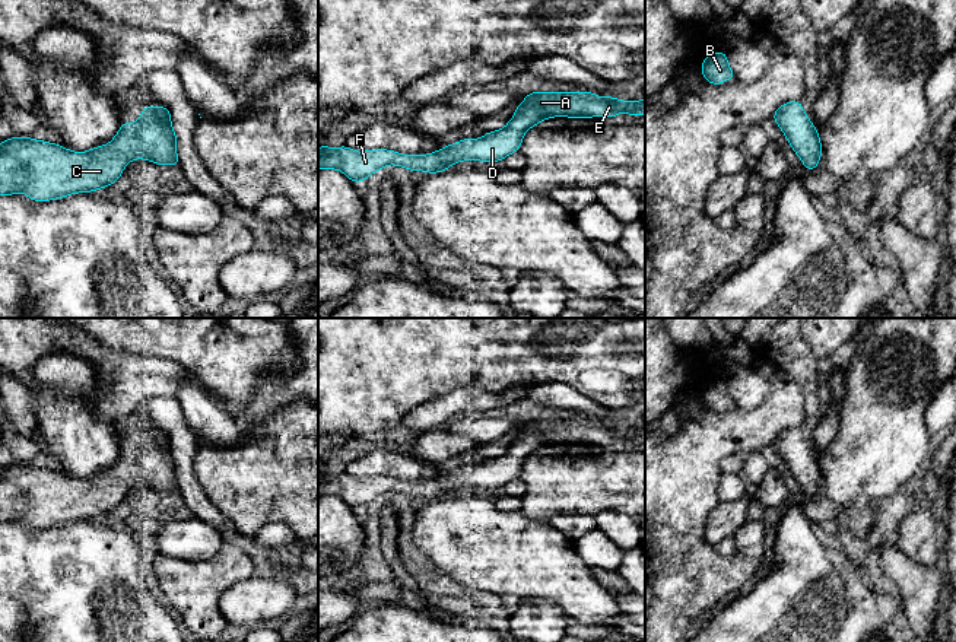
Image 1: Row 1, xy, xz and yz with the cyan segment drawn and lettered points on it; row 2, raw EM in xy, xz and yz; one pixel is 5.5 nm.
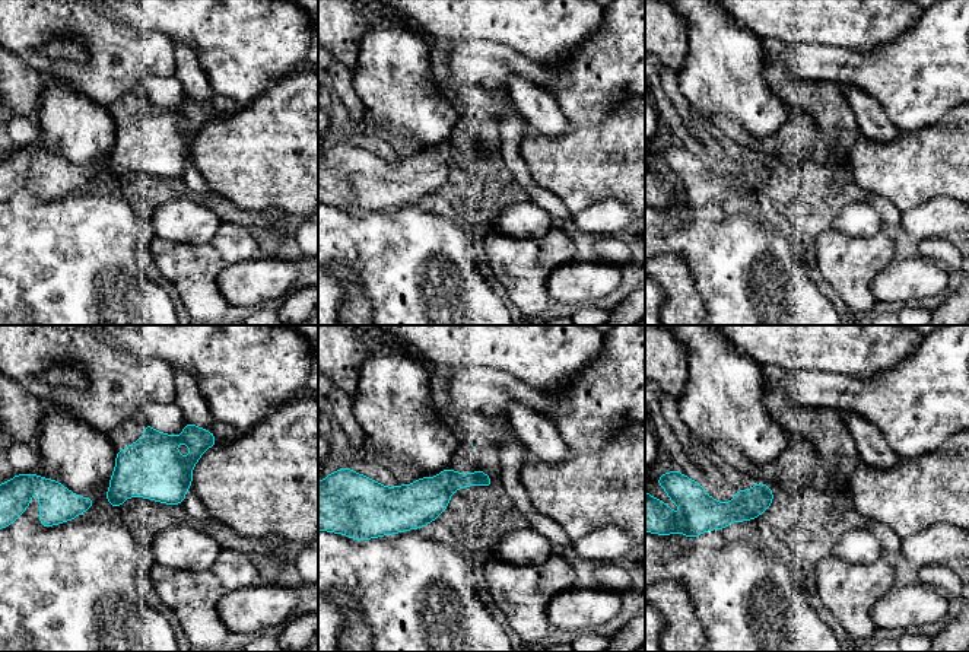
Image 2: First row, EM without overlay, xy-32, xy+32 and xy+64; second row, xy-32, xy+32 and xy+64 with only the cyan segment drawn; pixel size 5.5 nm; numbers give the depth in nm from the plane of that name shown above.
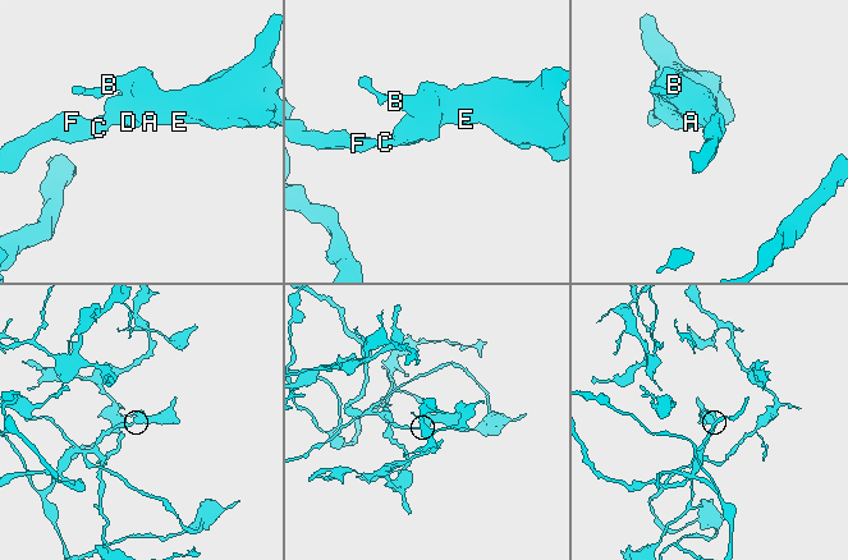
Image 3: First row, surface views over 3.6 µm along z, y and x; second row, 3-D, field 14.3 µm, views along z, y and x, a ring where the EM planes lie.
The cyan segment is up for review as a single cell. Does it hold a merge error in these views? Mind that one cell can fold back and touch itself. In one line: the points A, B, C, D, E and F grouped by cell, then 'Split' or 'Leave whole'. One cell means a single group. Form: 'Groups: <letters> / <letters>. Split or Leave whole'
Groups: A B C D E F. Leave whole

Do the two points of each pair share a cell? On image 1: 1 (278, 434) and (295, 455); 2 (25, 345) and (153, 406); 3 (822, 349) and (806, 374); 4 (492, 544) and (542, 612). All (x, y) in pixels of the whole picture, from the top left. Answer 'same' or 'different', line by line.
1: same
2: different
3: different
4: different

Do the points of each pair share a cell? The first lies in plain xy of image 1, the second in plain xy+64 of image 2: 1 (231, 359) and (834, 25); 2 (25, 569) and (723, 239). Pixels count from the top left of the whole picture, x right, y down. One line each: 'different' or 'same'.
1: same
2: same

